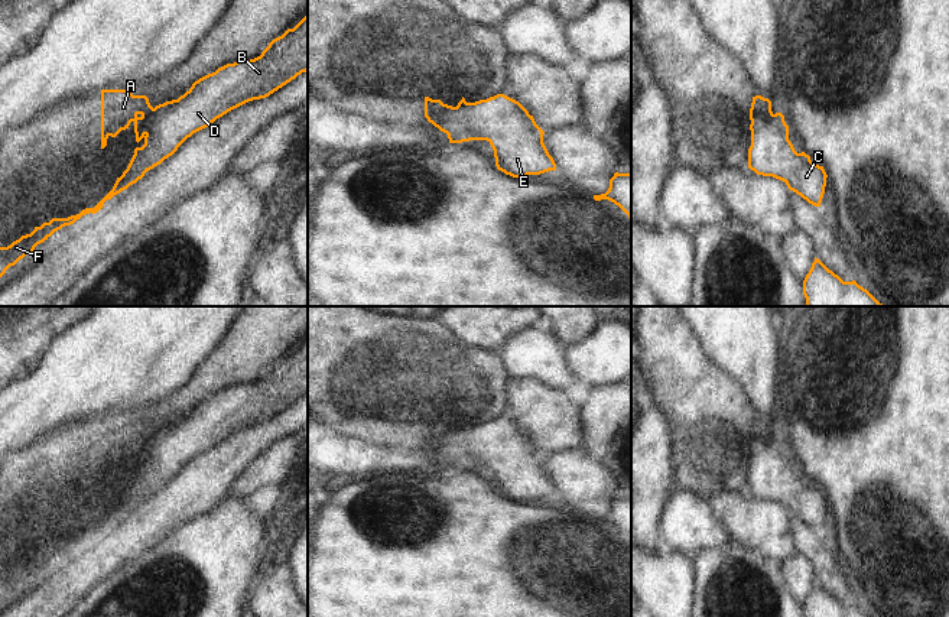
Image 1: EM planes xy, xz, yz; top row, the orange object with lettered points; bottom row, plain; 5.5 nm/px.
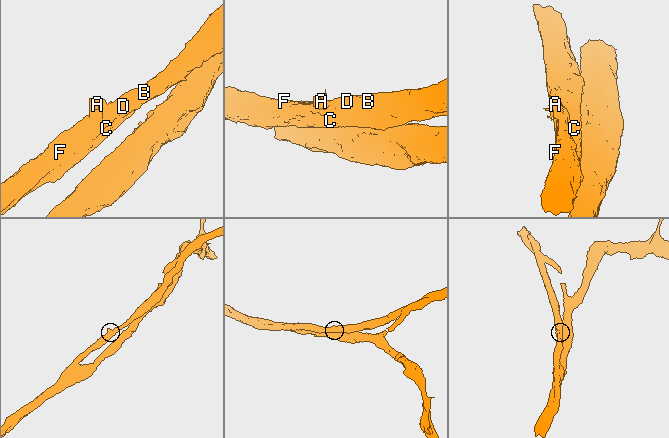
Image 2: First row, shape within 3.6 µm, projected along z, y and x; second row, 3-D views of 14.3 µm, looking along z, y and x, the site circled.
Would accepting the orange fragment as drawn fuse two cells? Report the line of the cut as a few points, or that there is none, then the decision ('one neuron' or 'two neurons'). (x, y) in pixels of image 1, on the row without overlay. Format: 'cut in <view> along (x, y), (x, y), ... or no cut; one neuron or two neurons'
cut in xz along (471, 426), (455, 431), (449, 437), (441, 437), (432, 447); two neurons

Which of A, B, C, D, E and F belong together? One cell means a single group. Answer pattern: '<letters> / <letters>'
A / B C D E F

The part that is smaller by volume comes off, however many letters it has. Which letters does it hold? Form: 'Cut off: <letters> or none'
Cut off: A

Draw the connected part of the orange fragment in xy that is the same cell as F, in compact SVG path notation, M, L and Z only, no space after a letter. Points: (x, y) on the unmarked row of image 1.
M308 340L293 353L273 363L260 380L218 392L192 407L178 423L153 432L144 468L134 478L113 513L94 530L68 542L52 542L7 571L0 571L0 601L55 555L85 538L98 536L107 523L127 513L144 497L172 480L194 457L228 435L253 423L266 422L308 394Z

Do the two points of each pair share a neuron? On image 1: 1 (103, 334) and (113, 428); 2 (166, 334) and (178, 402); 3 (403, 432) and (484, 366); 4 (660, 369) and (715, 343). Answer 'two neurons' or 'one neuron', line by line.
1: two neurons
2: two neurons
3: one neuron
4: two neurons

